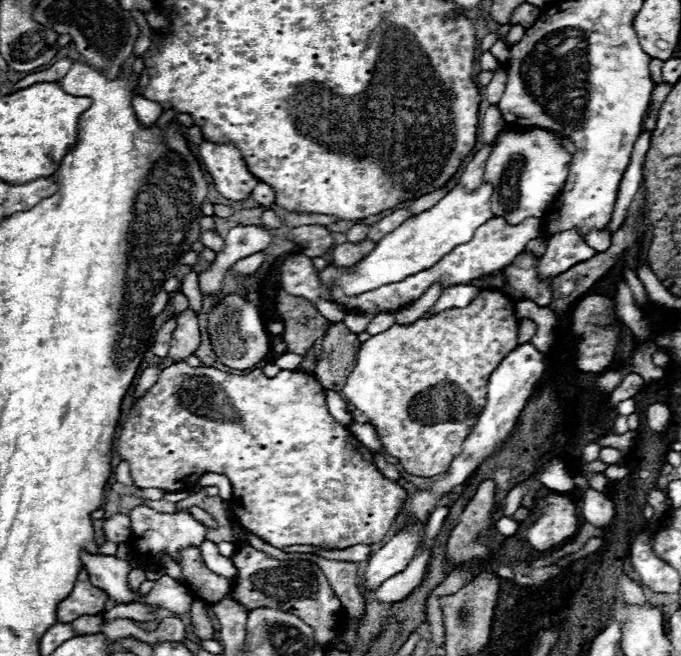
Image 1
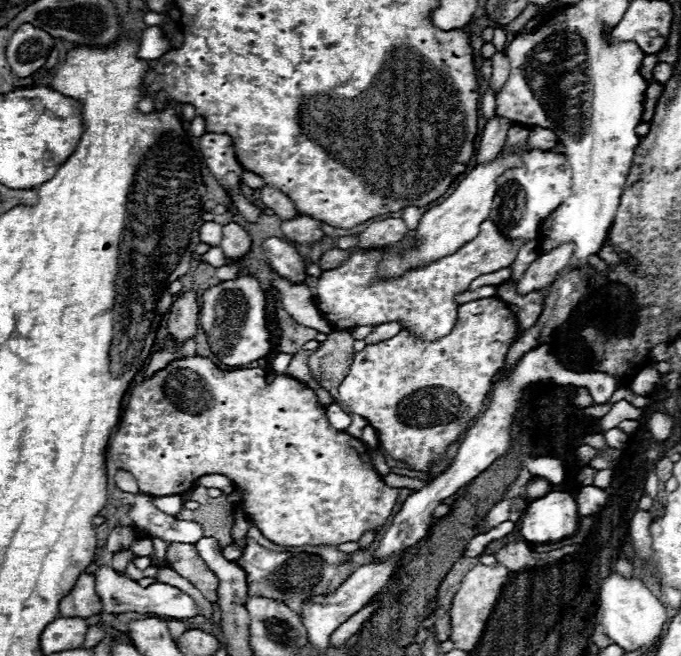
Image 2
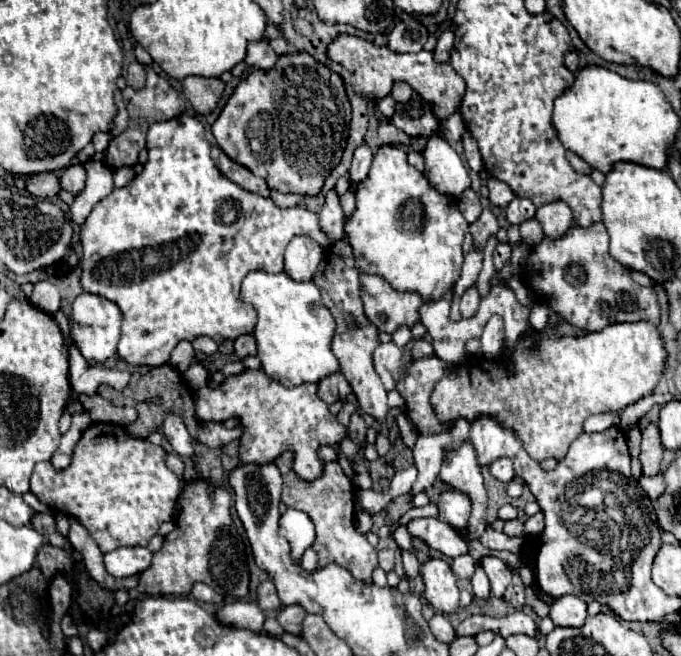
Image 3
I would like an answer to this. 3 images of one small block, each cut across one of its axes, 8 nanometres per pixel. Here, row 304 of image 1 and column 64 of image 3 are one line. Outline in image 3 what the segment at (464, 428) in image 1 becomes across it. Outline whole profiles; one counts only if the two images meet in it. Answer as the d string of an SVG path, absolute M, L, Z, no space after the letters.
M90 424L78 440L72 460L66 468L56 470L50 462L38 462L30 478L30 492L52 510L76 518L96 540L102 552L116 550L120 546L146 546L158 532L162 522L174 518L178 496L184 482L166 468L166 450L154 446L144 438L132 438L118 424Z

